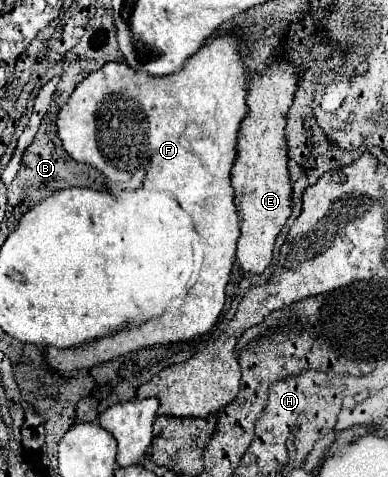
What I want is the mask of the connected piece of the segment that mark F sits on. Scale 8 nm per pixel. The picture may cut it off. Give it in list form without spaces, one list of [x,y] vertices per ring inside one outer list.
[[[213,38],[185,62],[185,68],[181,68],[181,72],[161,78],[153,78],[145,72],[135,72],[125,62],[109,62],[101,70],[91,72],[75,88],[69,102],[61,108],[57,116],[57,128],[67,154],[77,162],[91,164],[107,178],[107,182],[113,182],[119,188],[149,188],[173,194],[181,208],[195,222],[195,230],[201,240],[201,256],[197,264],[197,276],[193,276],[189,294],[181,304],[169,308],[161,318],[131,330],[123,330],[117,336],[83,344],[79,348],[47,348],[47,364],[59,374],[67,374],[81,368],[93,368],[115,356],[125,356],[147,346],[193,340],[197,336],[207,334],[215,326],[219,314],[223,312],[225,286],[229,282],[229,272],[235,262],[235,250],[239,240],[239,216],[235,208],[233,186],[229,184],[229,172],[235,162],[237,132],[247,114],[247,74],[241,44],[241,38]]]

